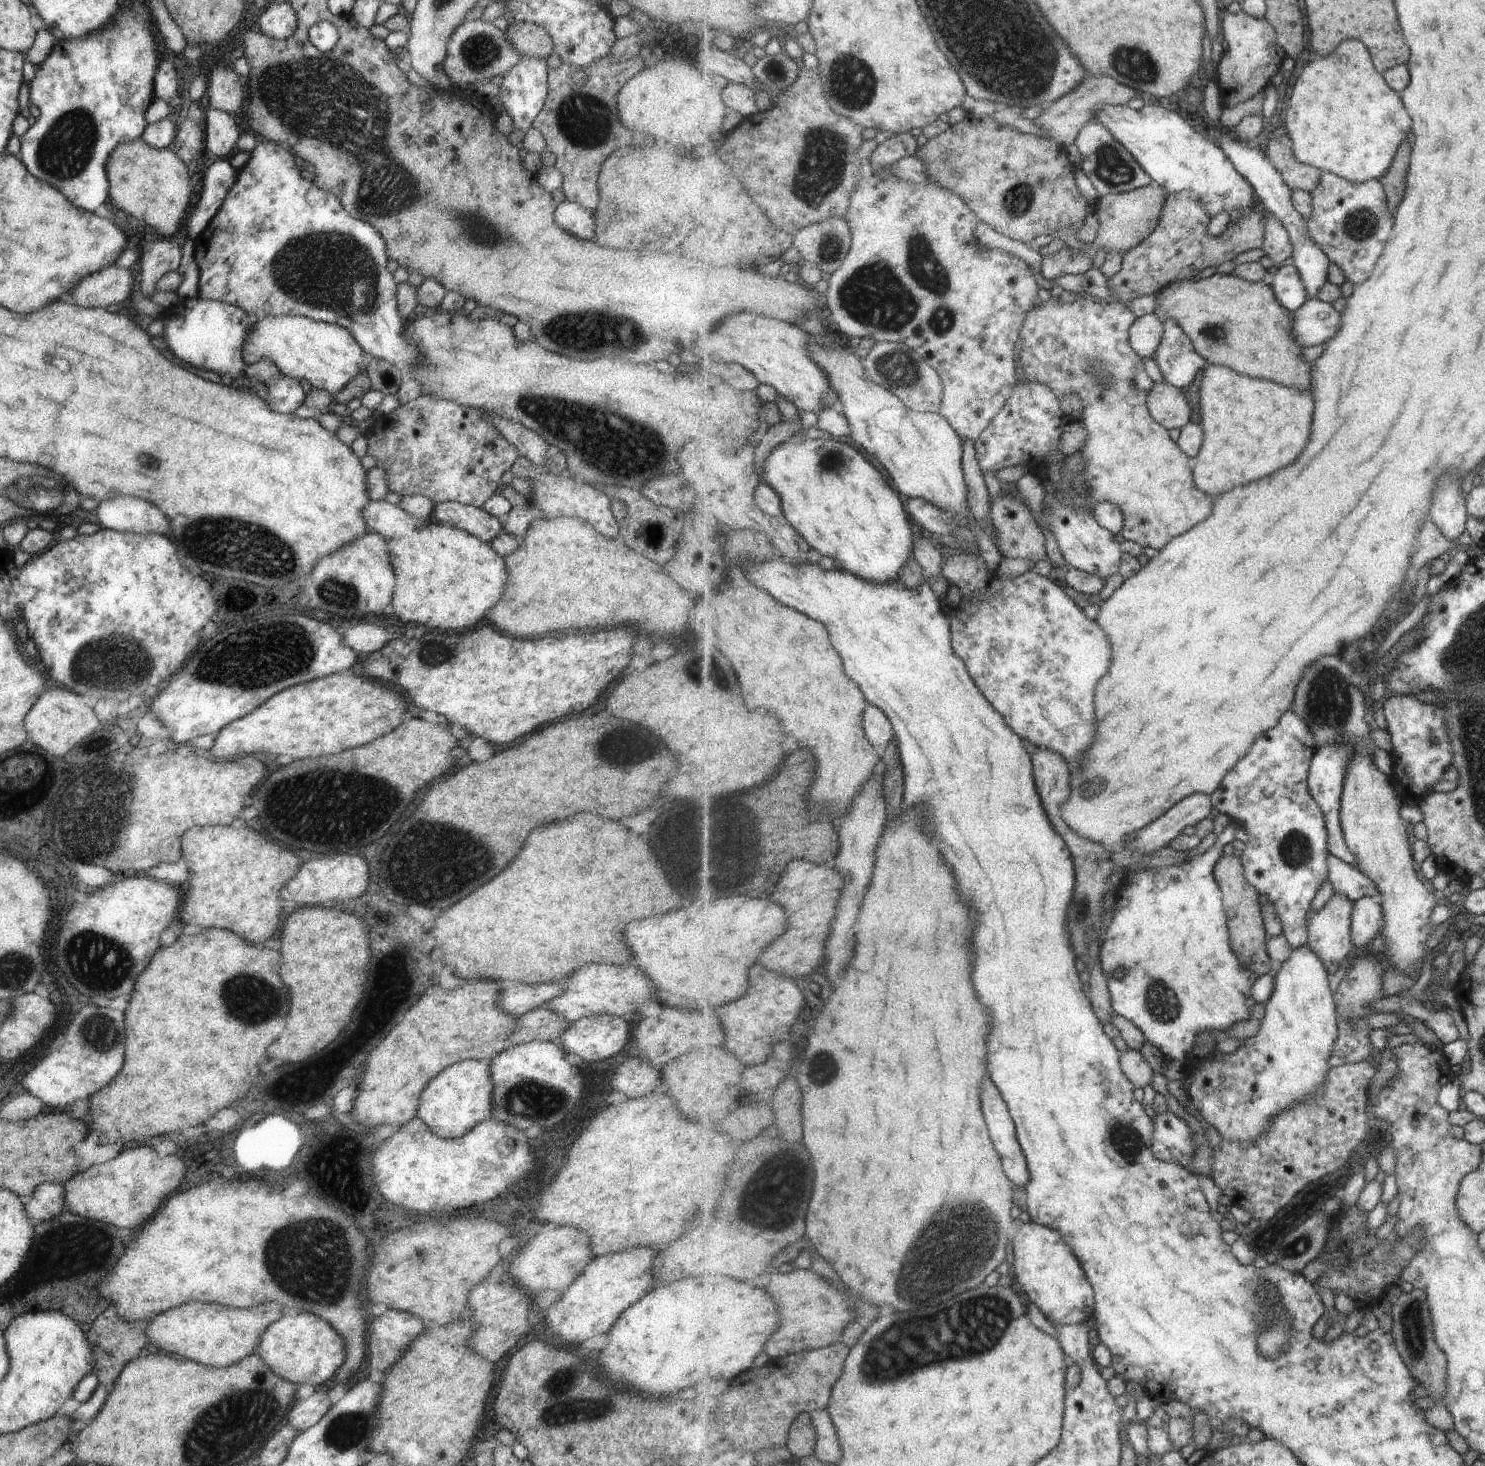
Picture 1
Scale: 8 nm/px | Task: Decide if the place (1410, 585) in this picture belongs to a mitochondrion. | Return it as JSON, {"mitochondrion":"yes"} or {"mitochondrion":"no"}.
{"mitochondrion":"no"}

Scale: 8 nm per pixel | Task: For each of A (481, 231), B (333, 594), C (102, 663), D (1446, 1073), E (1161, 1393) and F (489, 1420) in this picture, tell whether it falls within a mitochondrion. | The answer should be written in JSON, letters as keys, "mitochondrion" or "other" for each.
{"A":"mitochondrion","B":"mitochondrion","C":"mitochondrion","D":"other","E":"other","F":"other"}

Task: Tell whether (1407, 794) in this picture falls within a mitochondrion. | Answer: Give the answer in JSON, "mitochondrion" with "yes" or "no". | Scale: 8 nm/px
{"mitochondrion":"no"}

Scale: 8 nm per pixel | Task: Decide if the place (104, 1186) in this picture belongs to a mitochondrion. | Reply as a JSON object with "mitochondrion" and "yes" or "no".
{"mitochondrion":"no"}

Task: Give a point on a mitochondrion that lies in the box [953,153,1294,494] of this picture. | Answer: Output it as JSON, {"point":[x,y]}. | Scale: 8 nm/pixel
{"point":[1103,373]}

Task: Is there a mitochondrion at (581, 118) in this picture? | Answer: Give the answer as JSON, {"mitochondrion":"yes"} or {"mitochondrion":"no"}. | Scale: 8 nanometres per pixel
{"mitochondrion":"yes"}

